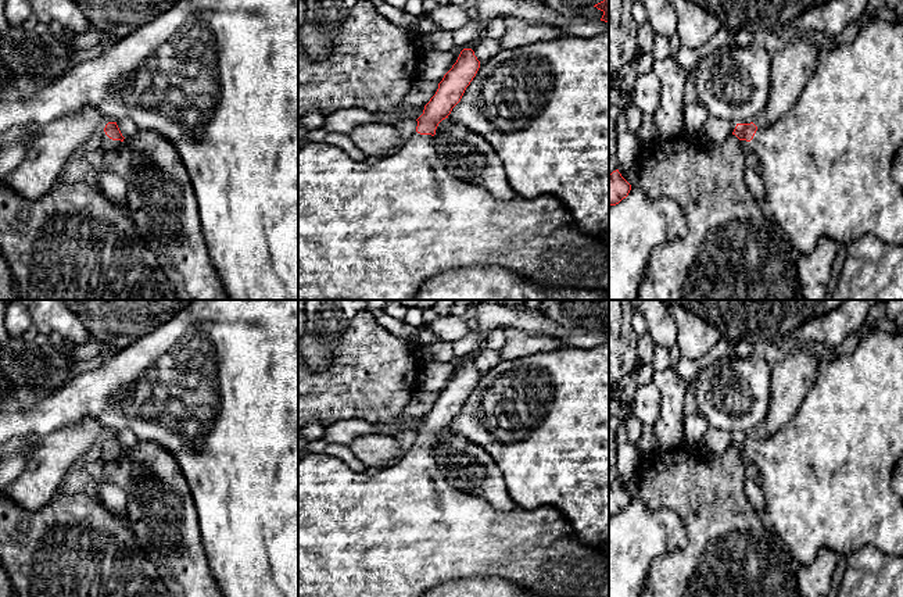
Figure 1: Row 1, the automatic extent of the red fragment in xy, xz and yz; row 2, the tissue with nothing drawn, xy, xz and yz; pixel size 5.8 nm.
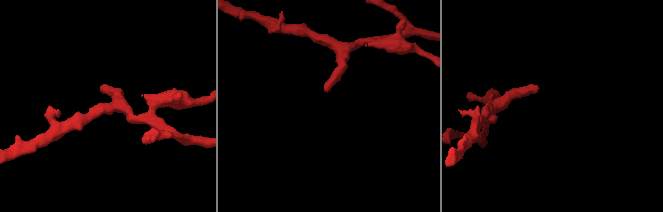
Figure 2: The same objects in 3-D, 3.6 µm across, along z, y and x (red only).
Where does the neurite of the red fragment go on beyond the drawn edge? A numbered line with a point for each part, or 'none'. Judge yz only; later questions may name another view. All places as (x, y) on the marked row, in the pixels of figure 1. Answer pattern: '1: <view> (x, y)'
1: yz (827, 164)

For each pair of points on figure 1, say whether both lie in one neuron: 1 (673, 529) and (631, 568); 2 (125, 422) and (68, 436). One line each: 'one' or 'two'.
1: one
2: two

